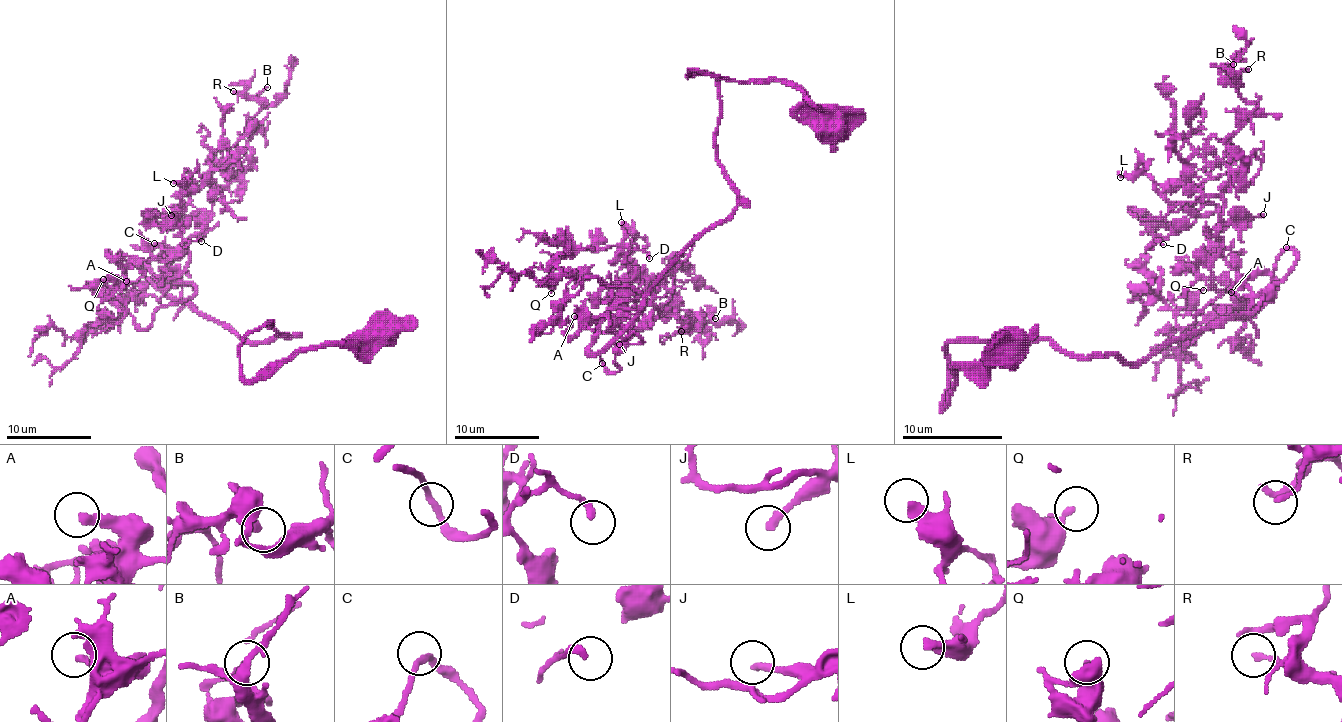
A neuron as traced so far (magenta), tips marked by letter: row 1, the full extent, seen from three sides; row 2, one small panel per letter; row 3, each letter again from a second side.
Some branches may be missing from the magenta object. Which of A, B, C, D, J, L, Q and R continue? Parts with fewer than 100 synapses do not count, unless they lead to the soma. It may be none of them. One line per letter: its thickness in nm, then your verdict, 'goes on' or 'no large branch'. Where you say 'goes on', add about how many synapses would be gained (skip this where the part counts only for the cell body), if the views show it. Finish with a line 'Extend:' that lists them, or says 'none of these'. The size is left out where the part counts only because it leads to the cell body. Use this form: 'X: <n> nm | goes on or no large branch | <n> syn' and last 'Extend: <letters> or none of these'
A: 240 nm | no large branch
B: 190 nm | no large branch
C: 180 nm | no large branch
D: 240 nm | no large branch
J: 240 nm | goes on | 300 syn
L: 340 nm | no large branch
Q: 280 nm | no large branch
R: 150 nm | no large branch
Extend: J

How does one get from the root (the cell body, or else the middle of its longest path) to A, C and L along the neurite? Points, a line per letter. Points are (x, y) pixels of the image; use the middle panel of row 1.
A: (829, 126), (788, 83), (692, 70), (715, 79), (737, 207), (662, 276), (628, 340), (574, 316)
C: (829, 126), (788, 83), (688, 75), (715, 79), (715, 152), (737, 207), (653, 286), (619, 370), (602, 363)
L: (829, 126), (692, 70), (737, 207), (591, 352), (653, 308), (598, 327), (621, 222)

